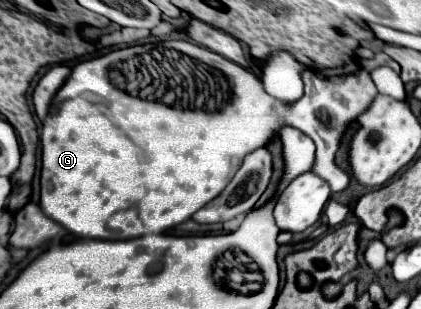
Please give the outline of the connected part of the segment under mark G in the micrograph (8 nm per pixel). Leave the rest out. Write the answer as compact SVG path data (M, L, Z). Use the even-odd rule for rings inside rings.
M169 40L169 42L139 44L139 46L121 48L121 50L109 52L105 56L97 56L97 58L79 62L73 68L67 82L55 94L51 110L49 110L47 118L43 120L43 128L41 128L41 162L43 164L41 164L41 202L39 204L41 204L41 210L51 220L59 222L69 232L73 232L73 234L77 234L81 238L125 240L125 238L137 238L137 236L151 234L151 232L165 232L165 230L189 220L199 208L203 208L207 202L211 202L229 184L229 180L235 176L235 172L239 170L243 158L247 154L251 154L253 150L257 150L257 148L265 148L277 136L277 132L283 126L293 126L293 128L305 132L307 136L311 136L311 140L317 146L315 162L313 162L311 172L315 172L317 176L327 180L333 192L341 192L341 190L347 188L351 178L341 168L337 168L335 152L339 148L339 140L341 140L347 124L351 124L365 110L365 106L371 104L373 96L375 96L375 84L373 84L367 70L361 70L359 74L343 74L343 76L331 76L331 78L325 78L325 76L321 76L317 72L307 72L305 94L299 100L295 100L293 104L281 104L281 102L277 102L273 96L269 96L265 92L261 80L253 72L249 72L247 68L243 68L239 64L233 64L231 60L225 60L223 56L211 52L209 48L191 44L189 40Z

